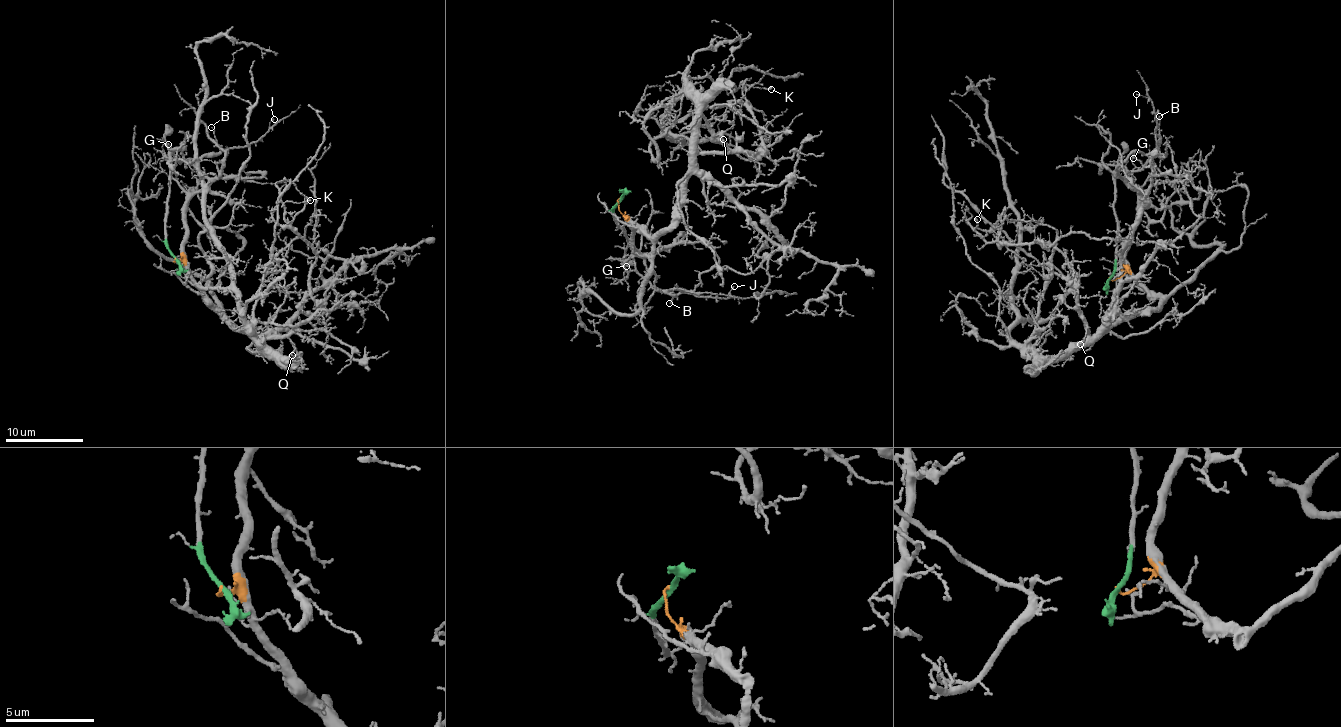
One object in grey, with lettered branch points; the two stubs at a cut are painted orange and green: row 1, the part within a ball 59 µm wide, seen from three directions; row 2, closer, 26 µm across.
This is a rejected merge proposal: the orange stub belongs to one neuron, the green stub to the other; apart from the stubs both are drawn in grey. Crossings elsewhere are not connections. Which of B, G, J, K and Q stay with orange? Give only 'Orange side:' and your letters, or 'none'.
Orange side: K, Q

